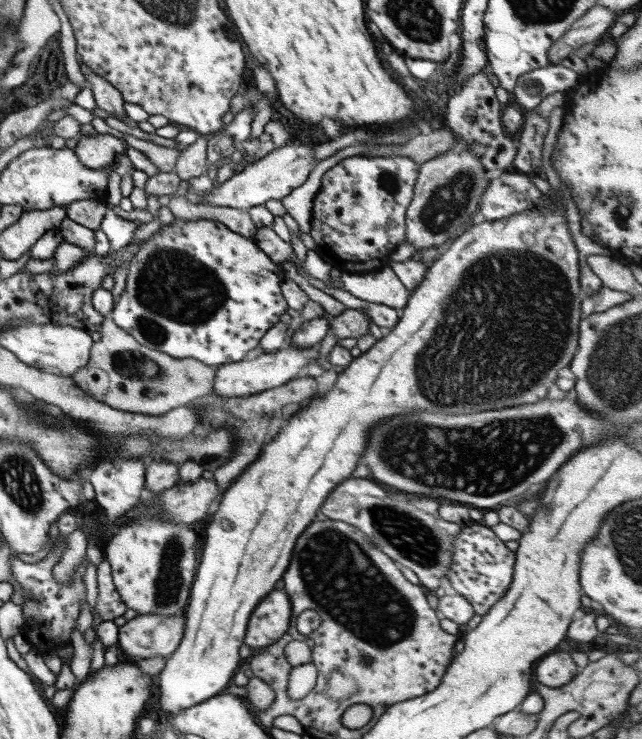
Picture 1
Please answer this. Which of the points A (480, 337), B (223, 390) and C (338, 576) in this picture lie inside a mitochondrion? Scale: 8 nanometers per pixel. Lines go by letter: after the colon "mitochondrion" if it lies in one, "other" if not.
A: mitochondrion
B: other
C: mitochondrion

